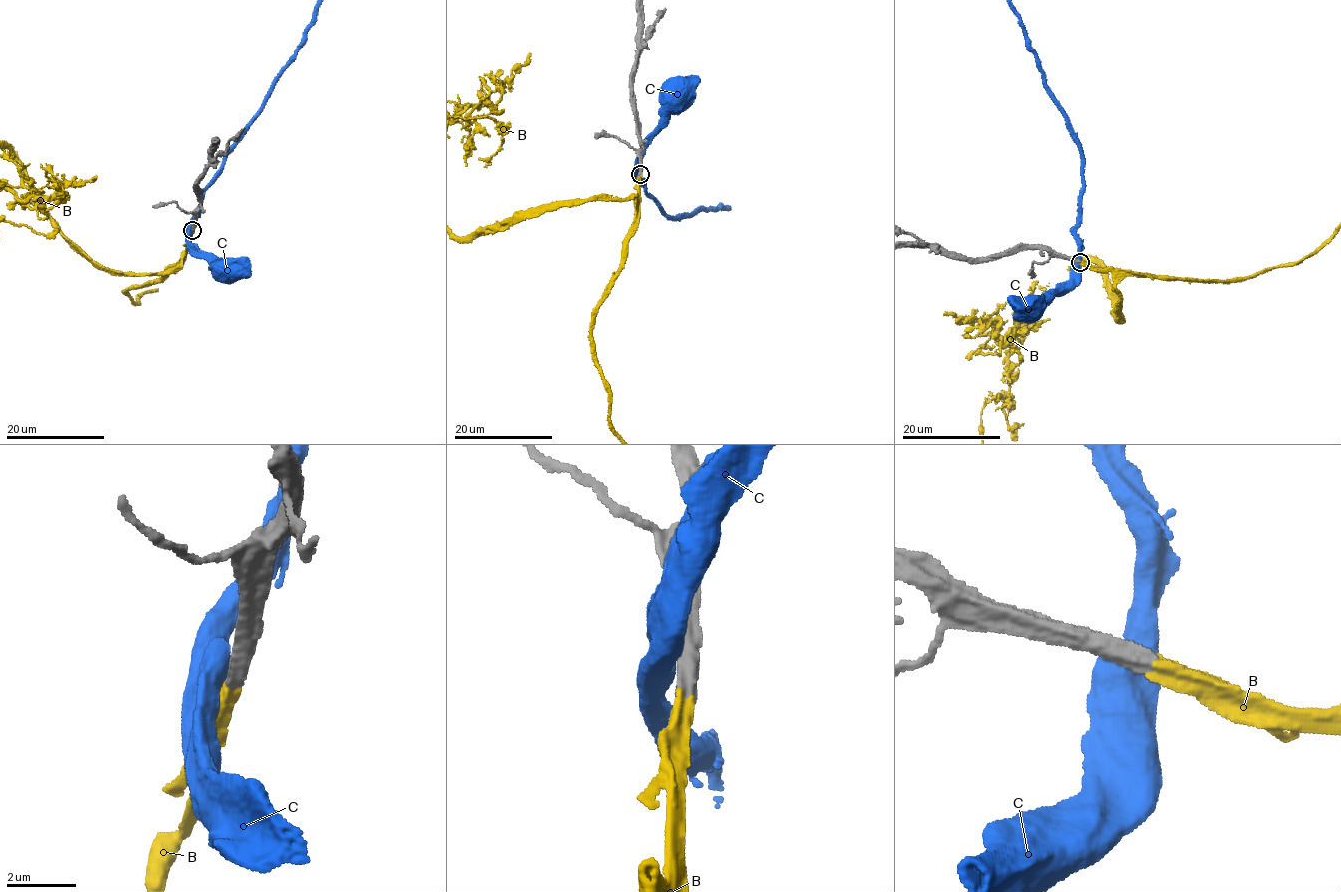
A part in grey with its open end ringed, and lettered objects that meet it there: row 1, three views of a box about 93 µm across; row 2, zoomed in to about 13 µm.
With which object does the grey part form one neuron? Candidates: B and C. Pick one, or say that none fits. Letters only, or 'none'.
B

